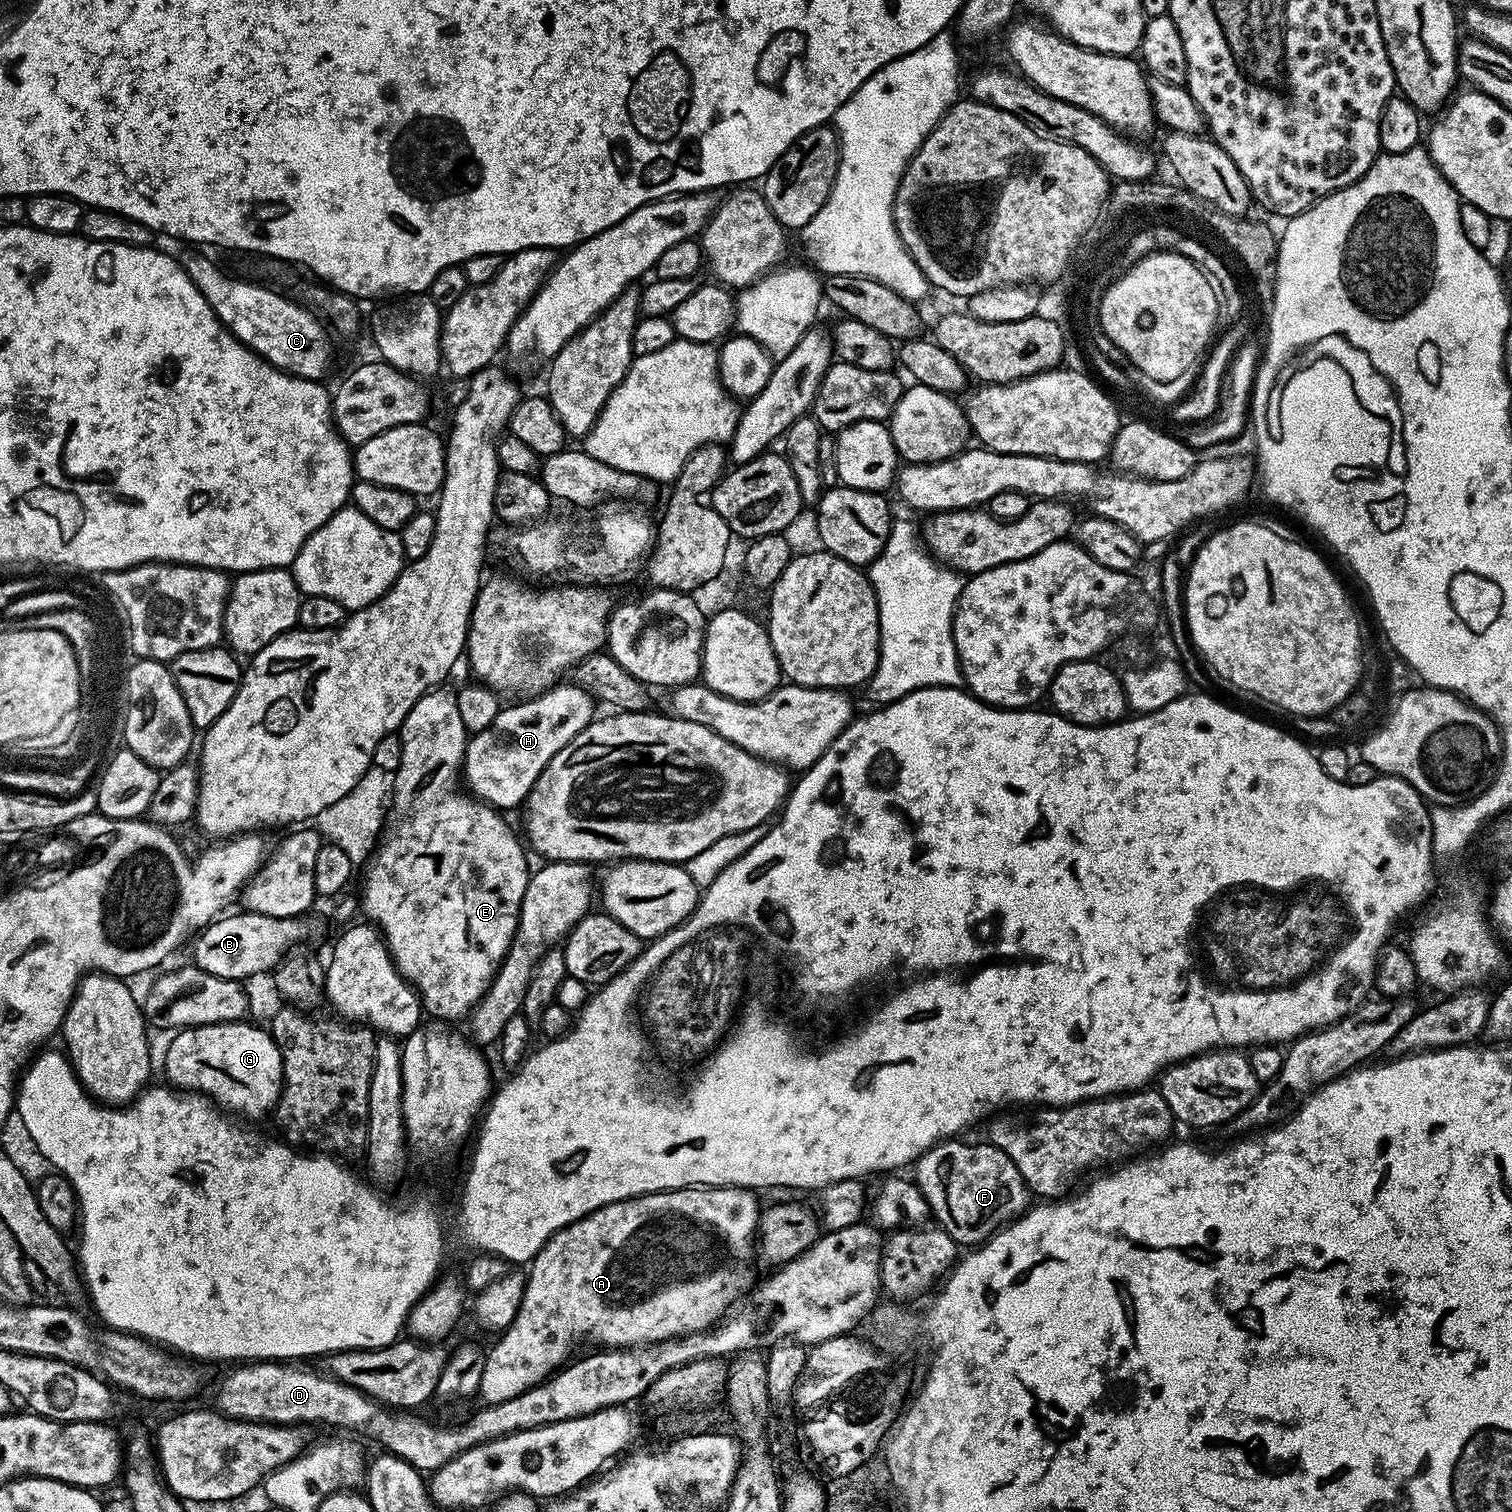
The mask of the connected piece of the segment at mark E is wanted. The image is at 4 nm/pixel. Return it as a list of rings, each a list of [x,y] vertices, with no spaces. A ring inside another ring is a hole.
[[[437,686],[418,698],[400,723],[398,735],[402,742],[402,762],[395,773],[391,823],[363,869],[364,893],[358,900],[362,912],[364,908],[369,916],[365,917],[379,928],[396,969],[416,989],[423,1011],[441,1022],[457,1022],[463,1021],[488,992],[508,947],[512,945],[530,867],[524,857],[525,845],[516,841],[511,826],[500,817],[503,815],[491,804],[456,789],[456,780],[458,784],[462,776],[464,747],[468,745],[470,733],[462,726],[456,692],[446,689]]]

